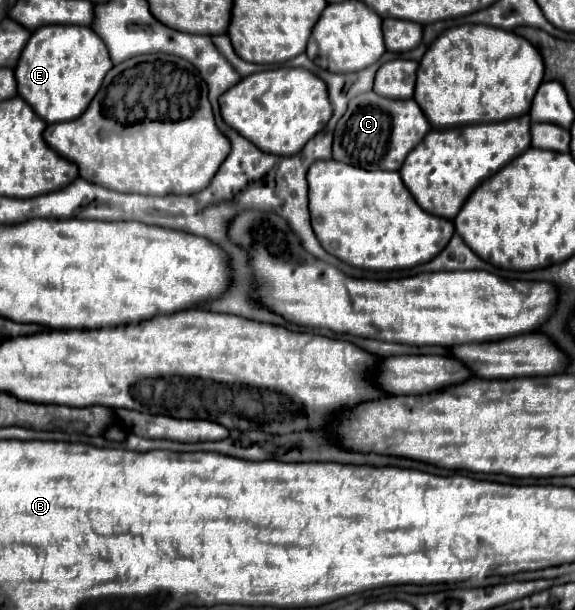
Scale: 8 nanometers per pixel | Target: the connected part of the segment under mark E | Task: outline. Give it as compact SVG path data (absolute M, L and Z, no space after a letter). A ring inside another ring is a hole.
M42 26L32 32L16 66L18 94L48 124L78 118L112 68L106 44L88 26Z

